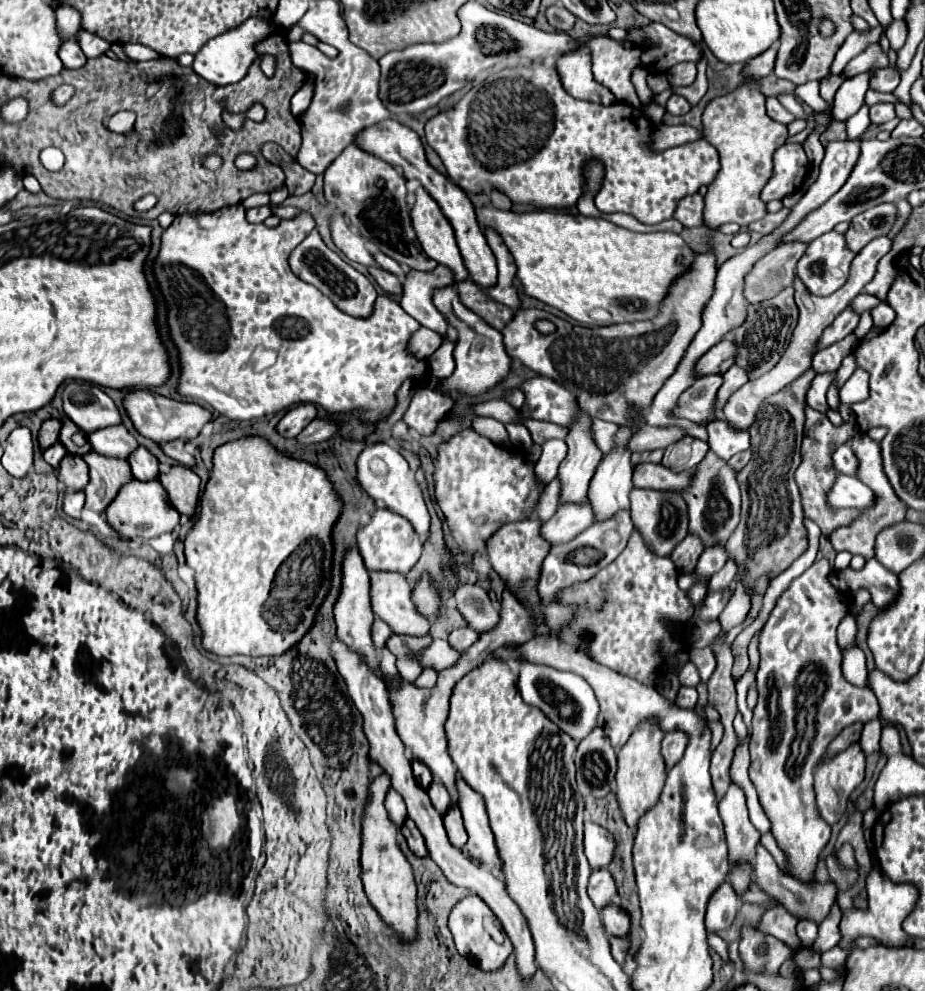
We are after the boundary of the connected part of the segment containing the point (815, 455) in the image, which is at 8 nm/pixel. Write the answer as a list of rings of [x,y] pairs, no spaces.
[[[806,407],[806,425],[804,425],[804,439],[802,439],[802,463],[796,469],[796,483],[800,487],[800,495],[802,495],[802,507],[804,507],[804,515],[808,519],[812,519],[820,529],[822,535],[830,537],[834,529],[838,527],[846,527],[850,525],[858,515],[862,515],[860,509],[832,509],[828,505],[828,493],[836,481],[836,469],[832,465],[832,453],[836,451],[838,445],[846,443],[852,439],[852,435],[856,433],[856,423],[844,421],[842,425],[832,425],[828,421],[828,417],[820,411],[814,411],[812,407]]]

